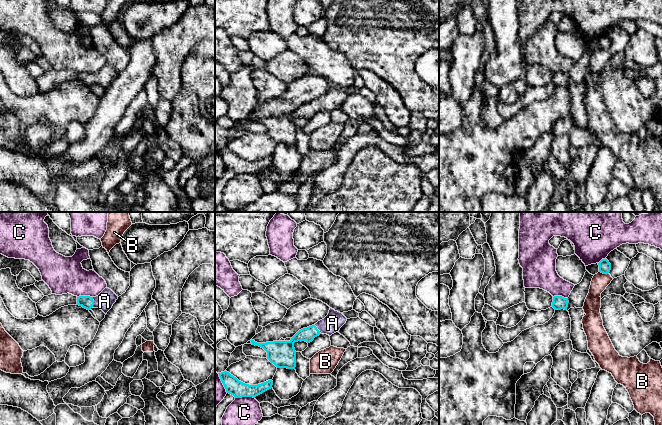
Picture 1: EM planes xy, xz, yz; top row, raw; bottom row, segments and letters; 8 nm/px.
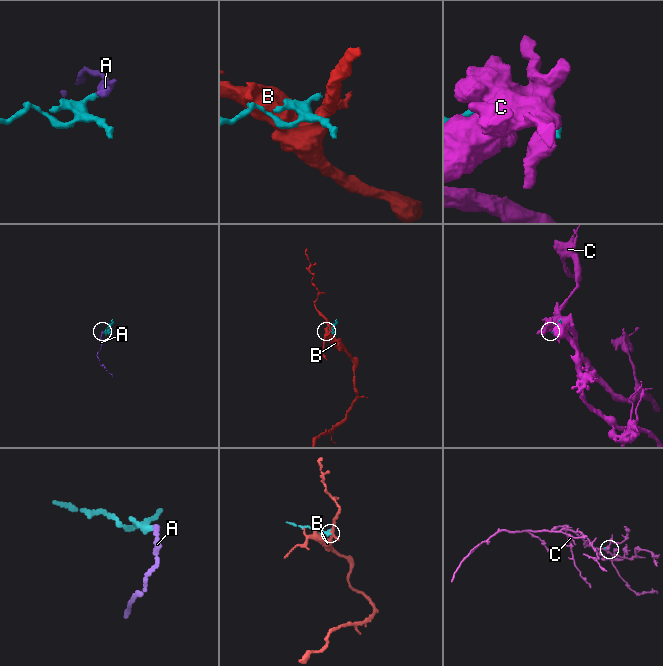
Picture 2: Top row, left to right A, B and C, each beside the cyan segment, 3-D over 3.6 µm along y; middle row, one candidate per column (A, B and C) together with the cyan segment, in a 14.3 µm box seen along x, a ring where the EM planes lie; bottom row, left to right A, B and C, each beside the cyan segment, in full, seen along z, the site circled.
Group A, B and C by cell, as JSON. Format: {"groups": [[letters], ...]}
{"groups": [["A"], ["B"], ["C"]]}

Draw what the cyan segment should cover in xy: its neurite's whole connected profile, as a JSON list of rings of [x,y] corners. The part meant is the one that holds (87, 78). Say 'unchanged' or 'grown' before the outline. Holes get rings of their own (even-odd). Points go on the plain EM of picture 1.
grown | [[[105,64],[98,72],[79,72],[77,73],[77,81],[90,86],[91,84],[99,84],[105,90],[112,84],[118,72],[109,64]]]

